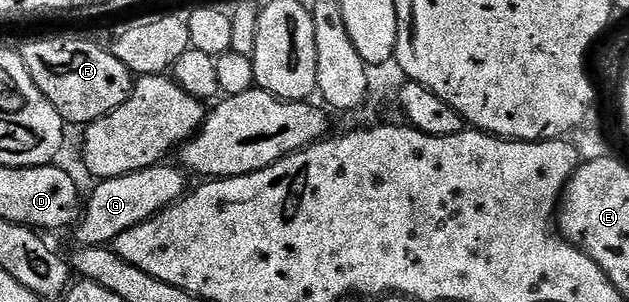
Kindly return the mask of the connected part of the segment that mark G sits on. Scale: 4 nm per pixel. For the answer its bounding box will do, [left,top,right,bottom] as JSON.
[74,162,188,248]

